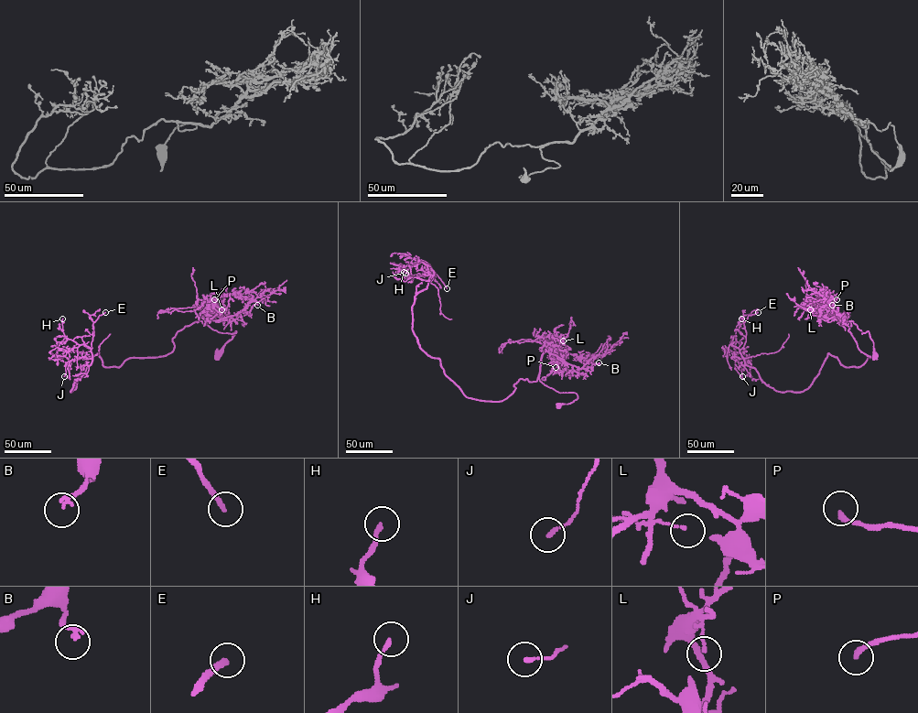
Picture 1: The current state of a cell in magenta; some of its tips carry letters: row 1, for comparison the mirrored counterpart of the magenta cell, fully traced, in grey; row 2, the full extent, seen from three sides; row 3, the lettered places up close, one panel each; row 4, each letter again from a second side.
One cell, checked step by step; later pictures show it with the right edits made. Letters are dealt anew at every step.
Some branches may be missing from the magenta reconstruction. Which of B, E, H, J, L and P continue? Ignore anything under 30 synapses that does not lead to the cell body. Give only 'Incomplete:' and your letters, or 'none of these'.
Incomplete: E

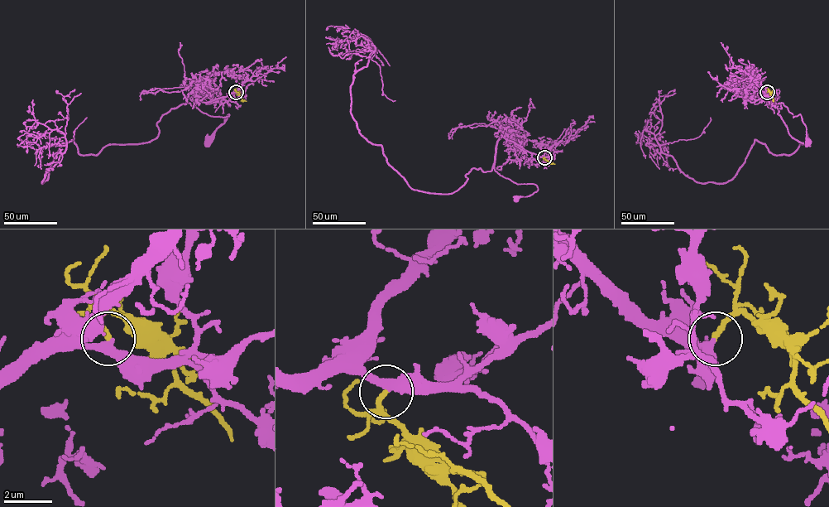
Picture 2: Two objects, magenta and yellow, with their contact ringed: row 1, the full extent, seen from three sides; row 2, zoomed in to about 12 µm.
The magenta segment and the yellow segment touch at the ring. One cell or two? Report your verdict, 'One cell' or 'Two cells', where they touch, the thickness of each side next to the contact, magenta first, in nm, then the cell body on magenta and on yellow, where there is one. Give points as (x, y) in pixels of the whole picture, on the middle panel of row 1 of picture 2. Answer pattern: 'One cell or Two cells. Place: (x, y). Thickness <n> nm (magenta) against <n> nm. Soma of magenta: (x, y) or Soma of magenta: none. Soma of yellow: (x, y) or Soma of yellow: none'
One cell. Place: (544, 157). Thickness 320 nm (magenta) against 200 nm. Soma of magenta: (516, 198). Soma of yellow: none

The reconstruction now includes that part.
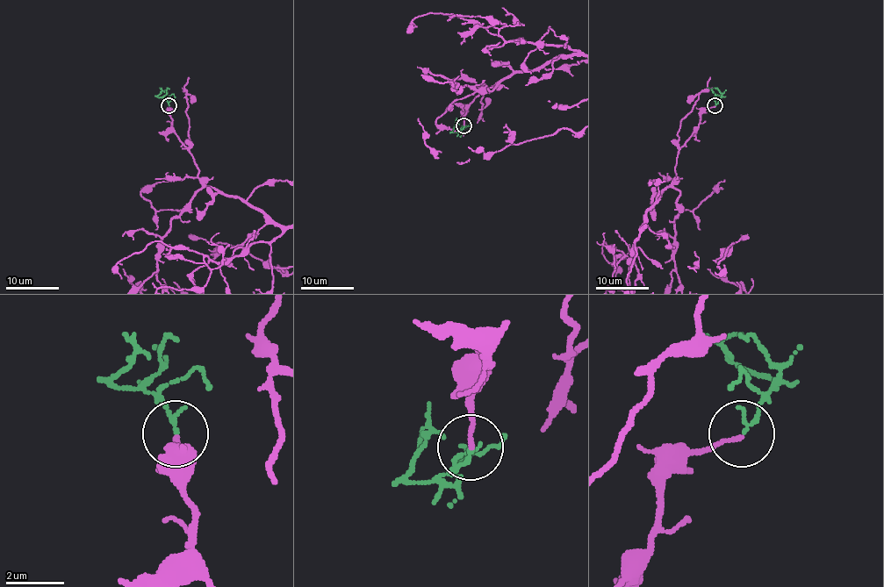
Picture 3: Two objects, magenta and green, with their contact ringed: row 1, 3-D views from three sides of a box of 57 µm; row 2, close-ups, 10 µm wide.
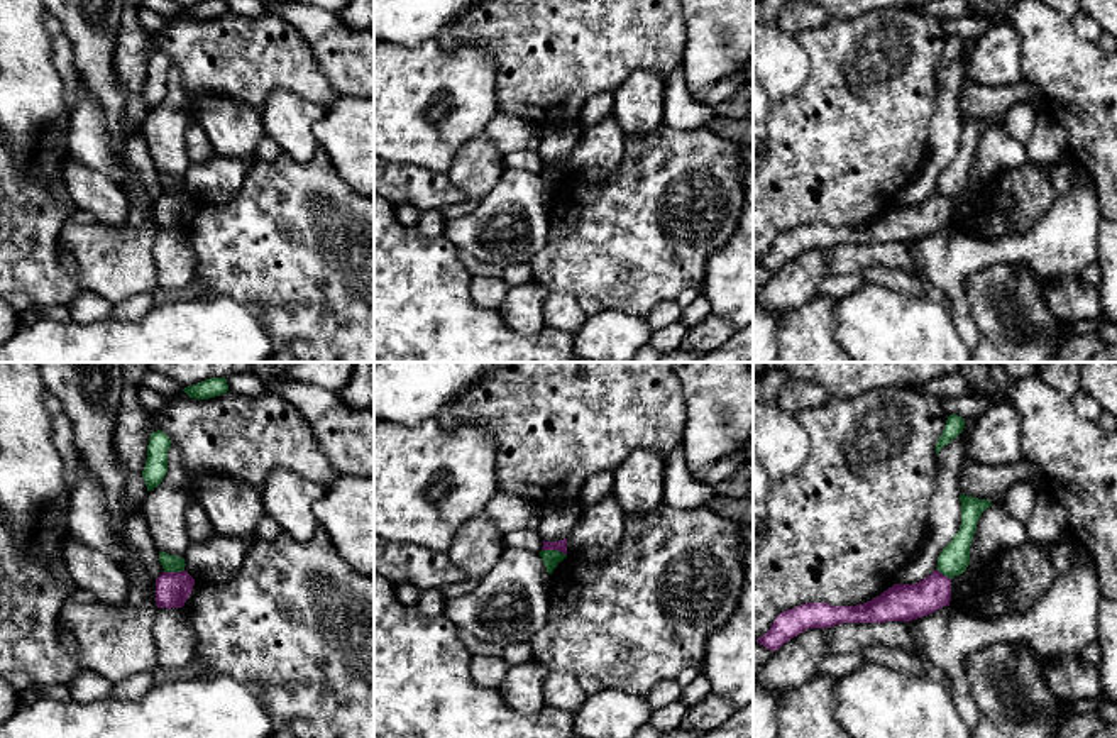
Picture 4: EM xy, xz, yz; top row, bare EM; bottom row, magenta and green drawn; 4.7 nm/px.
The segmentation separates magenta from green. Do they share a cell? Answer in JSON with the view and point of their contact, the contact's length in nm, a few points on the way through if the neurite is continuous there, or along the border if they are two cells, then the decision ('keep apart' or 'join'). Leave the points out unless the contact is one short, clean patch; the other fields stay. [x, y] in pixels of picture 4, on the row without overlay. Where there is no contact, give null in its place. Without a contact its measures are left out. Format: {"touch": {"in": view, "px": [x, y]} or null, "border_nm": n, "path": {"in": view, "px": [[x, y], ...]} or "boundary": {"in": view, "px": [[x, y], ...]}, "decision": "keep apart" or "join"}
{"touch": {"in": "xz", "px": [554, 170]}, "border_nm": 120, "boundary": {"in": "xz", "px": [[542, 170], [557, 170], [566, 176]]}, "decision": "keep apart"}

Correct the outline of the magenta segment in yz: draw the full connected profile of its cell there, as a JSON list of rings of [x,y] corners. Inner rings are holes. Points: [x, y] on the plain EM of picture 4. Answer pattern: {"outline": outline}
{"outline": [[[934,191],[916,205],[894,205],[880,217],[856,227],[806,223],[782,232],[770,251],[757,259],[775,273],[790,259],[809,249],[831,249],[841,244],[912,242],[927,237],[951,222],[951,200]]]}

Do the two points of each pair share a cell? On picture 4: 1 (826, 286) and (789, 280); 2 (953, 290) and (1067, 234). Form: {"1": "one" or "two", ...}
{"1": "two", "2": "one"}

